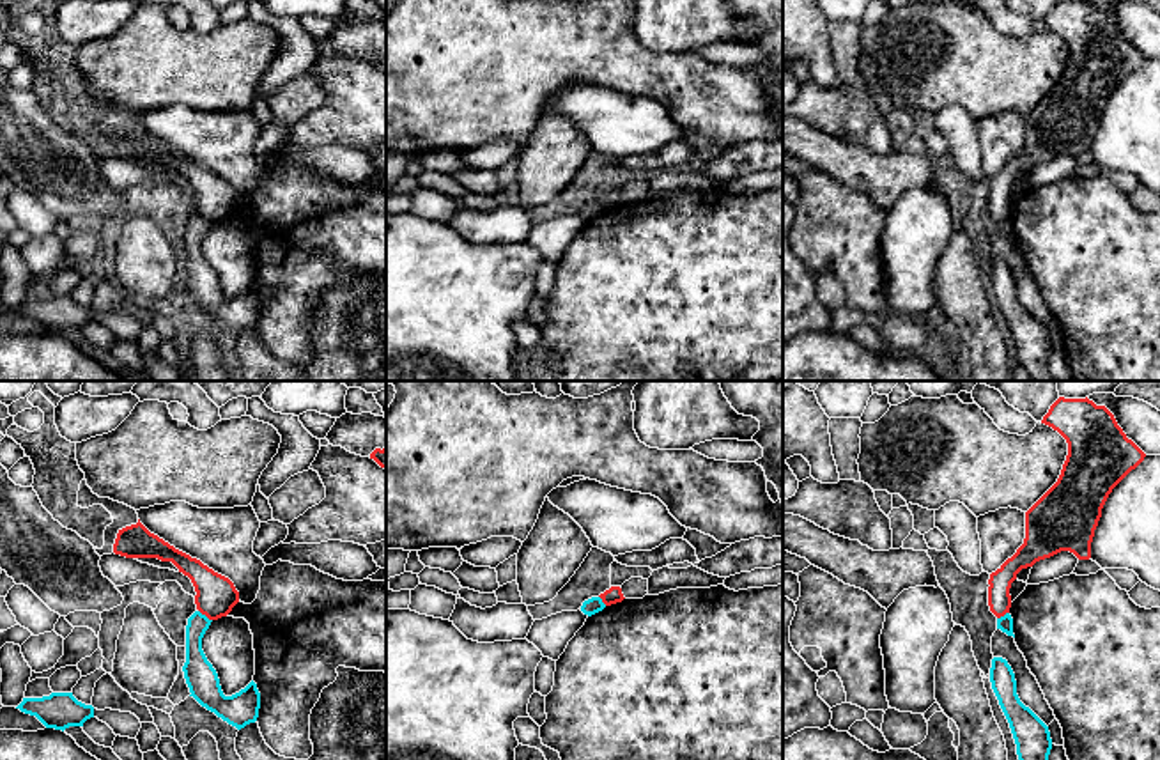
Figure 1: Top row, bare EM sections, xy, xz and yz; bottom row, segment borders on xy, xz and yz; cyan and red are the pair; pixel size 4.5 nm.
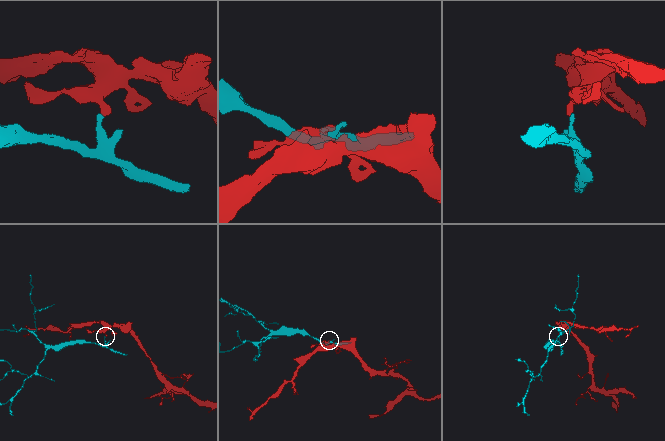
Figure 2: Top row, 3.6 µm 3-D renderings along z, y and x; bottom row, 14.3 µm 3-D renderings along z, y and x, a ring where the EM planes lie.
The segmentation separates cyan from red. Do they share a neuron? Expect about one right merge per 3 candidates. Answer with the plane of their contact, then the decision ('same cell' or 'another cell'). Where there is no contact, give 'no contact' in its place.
xy | another cell

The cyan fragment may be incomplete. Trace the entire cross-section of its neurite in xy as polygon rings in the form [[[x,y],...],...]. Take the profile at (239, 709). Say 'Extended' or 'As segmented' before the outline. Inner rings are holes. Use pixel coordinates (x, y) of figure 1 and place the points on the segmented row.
As segmented. [[[195,611],[188,618],[186,625],[186,663],[182,666],[189,696],[193,696],[202,707],[214,712],[218,717],[236,726],[244,728],[255,723],[260,709],[260,693],[251,680],[244,689],[232,696],[225,696],[220,686],[220,679],[213,664],[207,661],[202,650],[202,638],[209,629],[209,620],[200,611]]]

